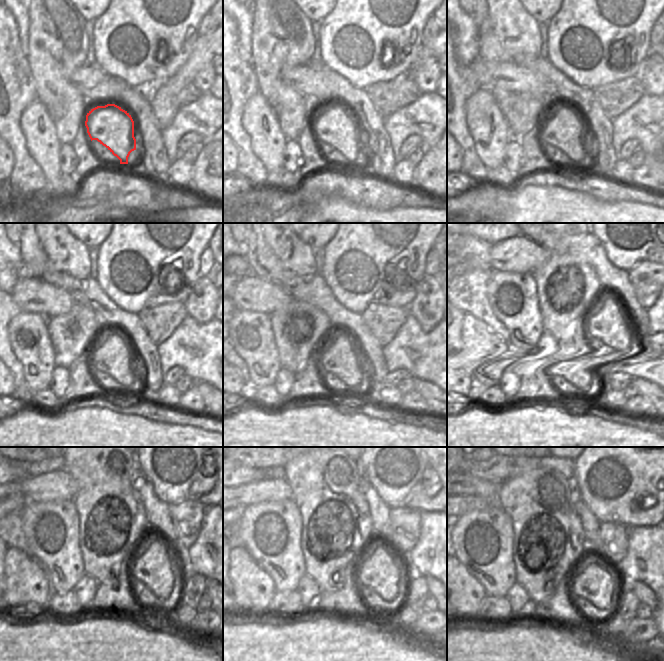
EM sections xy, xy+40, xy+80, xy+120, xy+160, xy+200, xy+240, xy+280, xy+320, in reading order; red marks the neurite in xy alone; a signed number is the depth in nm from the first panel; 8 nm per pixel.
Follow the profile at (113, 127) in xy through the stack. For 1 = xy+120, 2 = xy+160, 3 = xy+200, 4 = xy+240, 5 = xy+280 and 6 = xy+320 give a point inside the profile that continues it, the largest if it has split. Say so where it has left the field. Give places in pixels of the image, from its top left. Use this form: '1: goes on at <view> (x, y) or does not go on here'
1: goes on at xy+120 (111, 353)
2: goes on at xy+160 (342, 358)
3: goes on at xy+200 (564, 357)
4: goes on at xy+240 (148, 579)
5: goes on at xy+280 (367, 581)
6: goes on at xy+320 (598, 585)

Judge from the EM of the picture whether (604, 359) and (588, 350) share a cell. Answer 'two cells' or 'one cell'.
one cell

